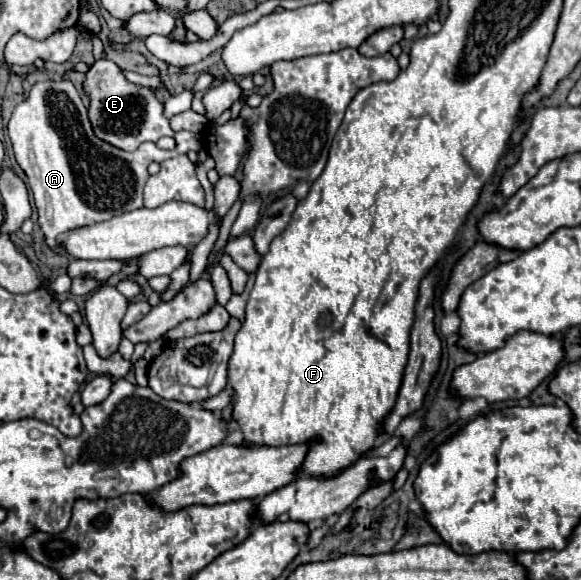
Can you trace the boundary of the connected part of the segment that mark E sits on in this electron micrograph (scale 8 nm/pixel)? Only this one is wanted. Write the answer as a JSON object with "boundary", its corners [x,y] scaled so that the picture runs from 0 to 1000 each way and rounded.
{"boundary":[[[165,66],[158,69],[162,76],[162,97],[165,107],[148,128],[145,138],[145,155],[151,159],[155,169],[155,186],[151,200],[162,217],[162,228],[169,238],[189,245],[200,255],[210,259],[234,259],[244,245],[269,245],[279,234],[299,234],[299,224],[289,214],[289,203],[279,197],[272,169],[258,162],[258,152],[234,148],[213,134],[207,117],[193,103],[176,103],[176,72]]]}

